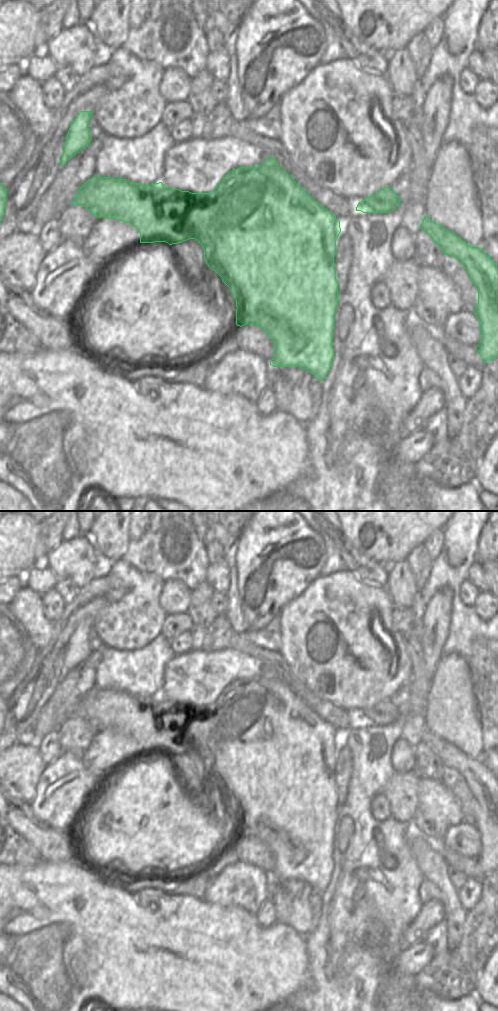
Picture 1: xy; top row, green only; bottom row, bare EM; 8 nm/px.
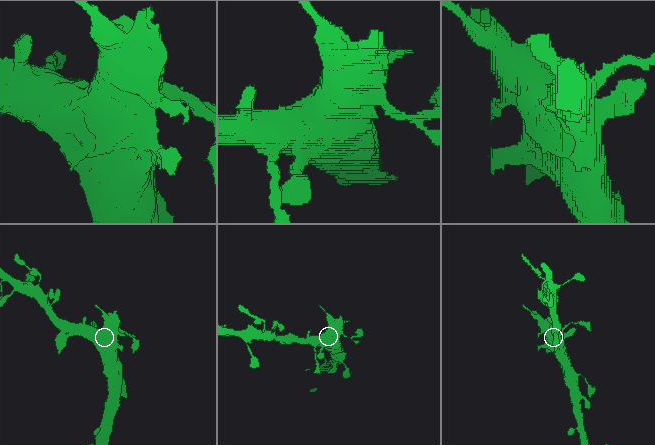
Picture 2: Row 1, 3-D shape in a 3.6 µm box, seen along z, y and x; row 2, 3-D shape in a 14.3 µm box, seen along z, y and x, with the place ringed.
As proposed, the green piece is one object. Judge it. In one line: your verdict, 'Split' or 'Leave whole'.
Leave whole

